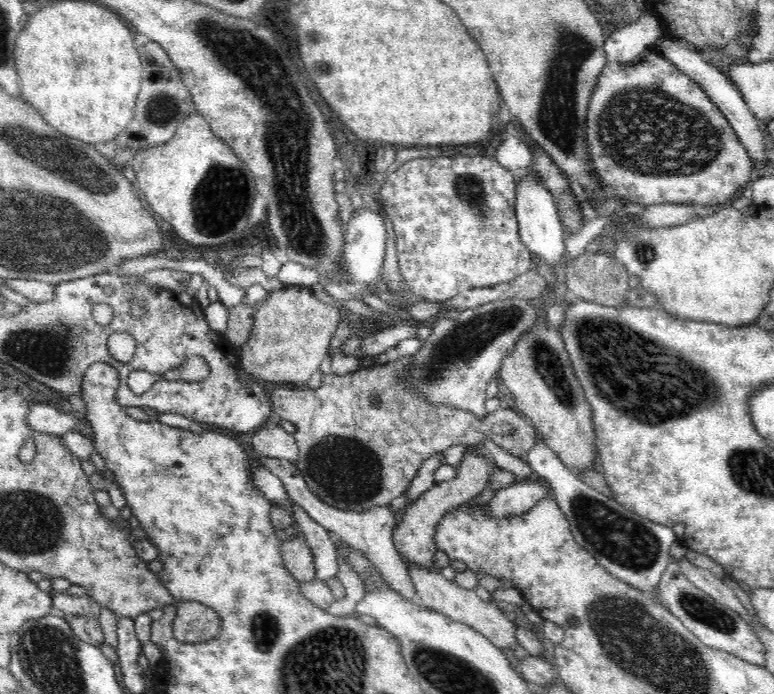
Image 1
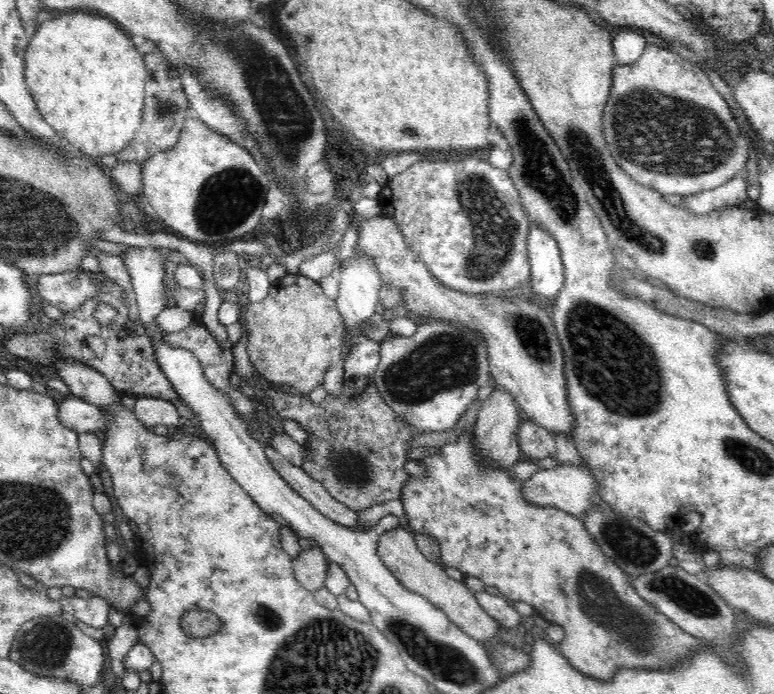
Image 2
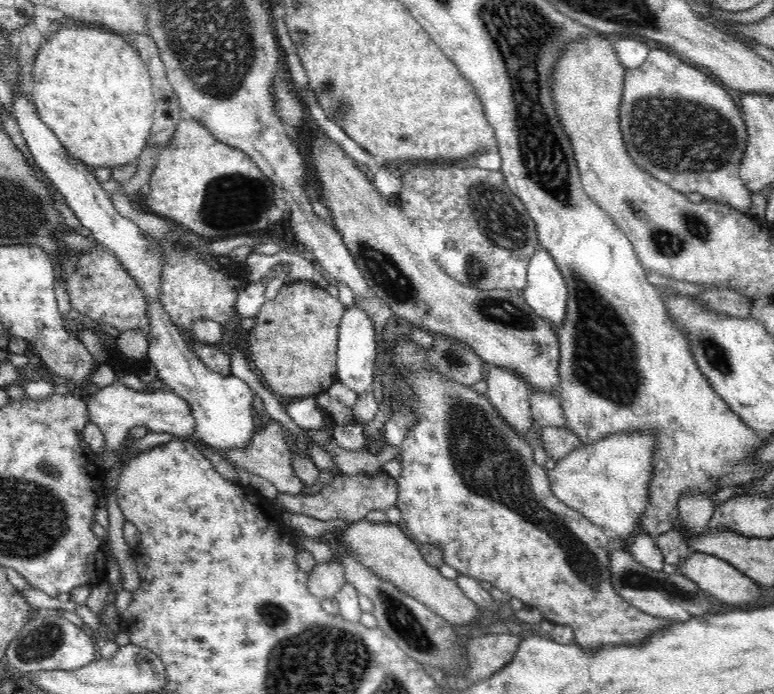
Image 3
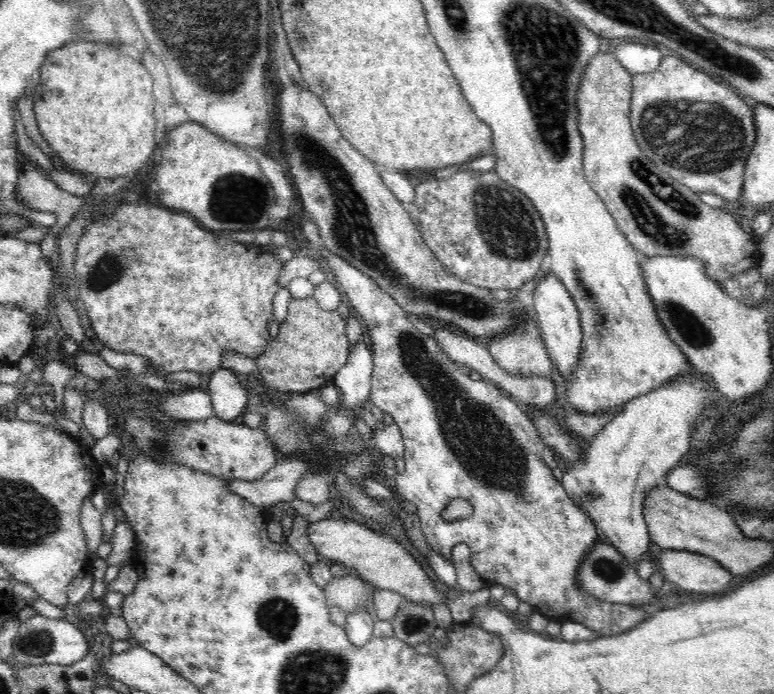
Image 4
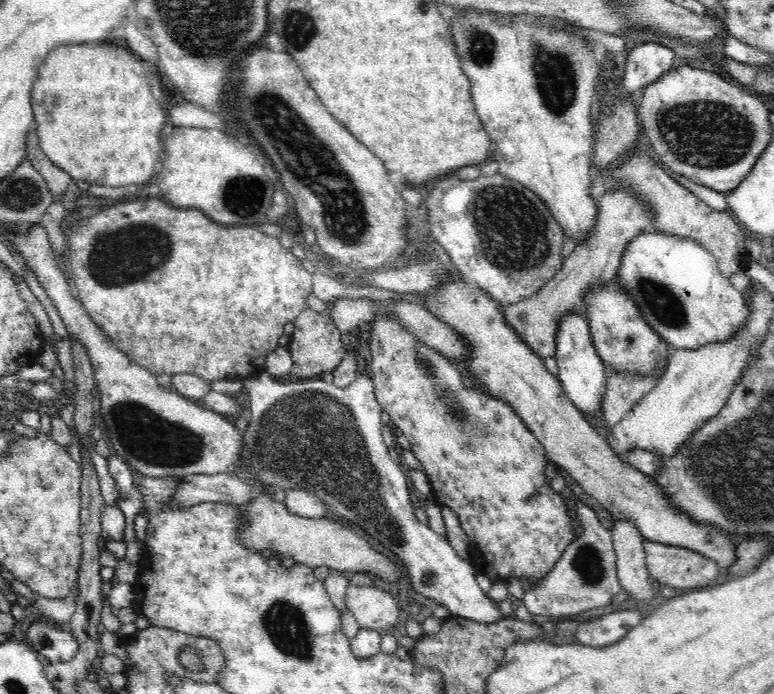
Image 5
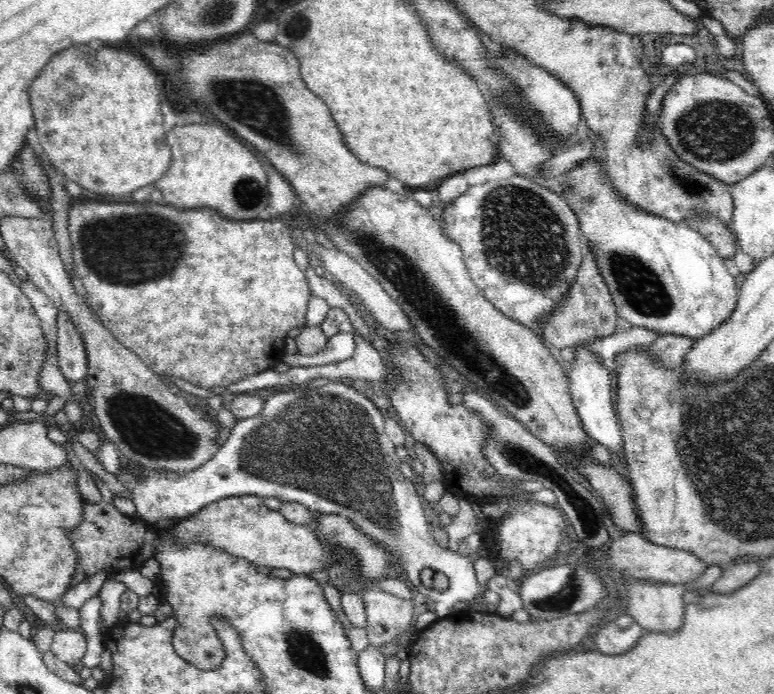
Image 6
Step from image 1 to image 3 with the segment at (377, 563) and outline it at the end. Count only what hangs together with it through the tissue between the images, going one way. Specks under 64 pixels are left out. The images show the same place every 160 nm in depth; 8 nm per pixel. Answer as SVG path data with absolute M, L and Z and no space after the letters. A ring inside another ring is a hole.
M270 420L266 428L256 431L251 436L250 444L244 450L221 450L222 455L232 461L236 467L269 480L283 497L292 498L292 496L300 494L308 496L309 488L293 469L293 458L288 449L288 436L293 436L288 428L284 428L278 420Z

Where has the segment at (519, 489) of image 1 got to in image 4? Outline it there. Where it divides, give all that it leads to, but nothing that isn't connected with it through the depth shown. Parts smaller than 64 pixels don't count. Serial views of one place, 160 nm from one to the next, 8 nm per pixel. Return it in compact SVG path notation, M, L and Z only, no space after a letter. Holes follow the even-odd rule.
M698 371L682 373L674 378L674 382L666 382L658 390L630 400L624 405L624 410L593 438L584 459L563 466L561 483L566 493L588 514L603 539L623 554L632 566L638 566L638 562L647 557L651 543L643 513L645 494L653 486L661 484L665 474L688 454L692 442L692 427L703 420L707 406L713 401L721 401L716 390L717 387L708 375Z

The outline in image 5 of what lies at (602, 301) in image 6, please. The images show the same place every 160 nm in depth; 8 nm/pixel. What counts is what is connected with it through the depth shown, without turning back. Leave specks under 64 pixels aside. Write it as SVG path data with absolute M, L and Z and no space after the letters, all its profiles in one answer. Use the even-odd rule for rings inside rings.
M630 188L608 189L597 199L597 205L598 214L594 226L587 237L576 245L560 272L554 274L552 280L530 298L516 304L502 306L508 325L542 360L546 357L554 357L556 354L556 330L562 316L575 311L576 314L586 317L586 303L584 303L586 295L584 294L592 286L606 284L617 276L626 245L638 233L648 230L656 218L654 207L640 201Z

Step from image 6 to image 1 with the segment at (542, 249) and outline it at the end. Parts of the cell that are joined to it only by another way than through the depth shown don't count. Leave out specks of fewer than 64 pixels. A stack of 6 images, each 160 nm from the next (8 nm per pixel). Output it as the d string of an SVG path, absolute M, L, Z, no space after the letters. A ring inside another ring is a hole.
M486 156L415 158L399 166L396 171L391 172L382 184L382 188L380 188L381 208L384 209L393 224L396 234L398 265L400 265L404 281L408 283L409 290L421 299L442 303L448 298L454 298L462 290L502 285L518 278L526 270L530 270L534 266L532 255L521 241L518 219L516 218L516 186L518 186L517 174L506 170L494 158L486 158Z

